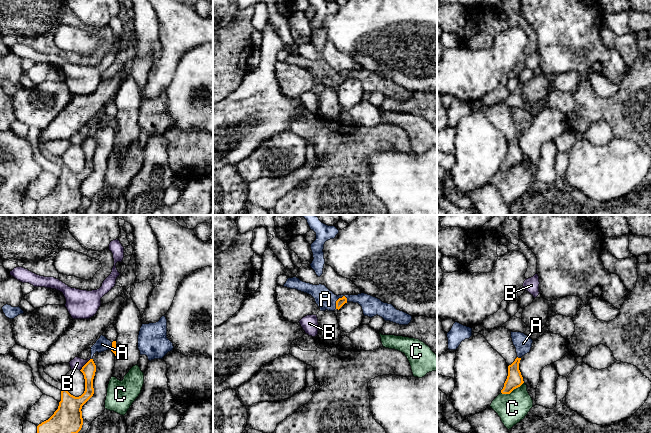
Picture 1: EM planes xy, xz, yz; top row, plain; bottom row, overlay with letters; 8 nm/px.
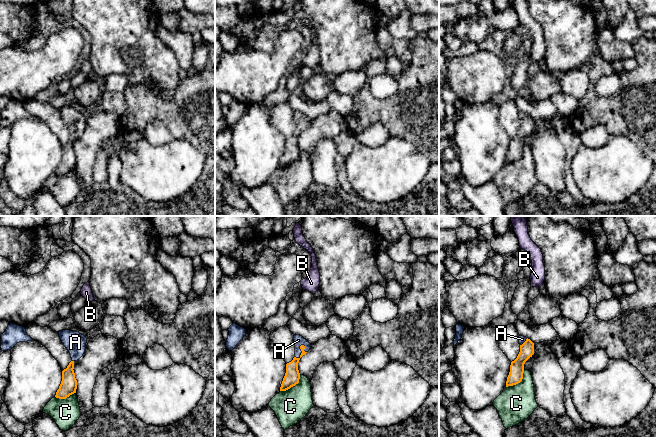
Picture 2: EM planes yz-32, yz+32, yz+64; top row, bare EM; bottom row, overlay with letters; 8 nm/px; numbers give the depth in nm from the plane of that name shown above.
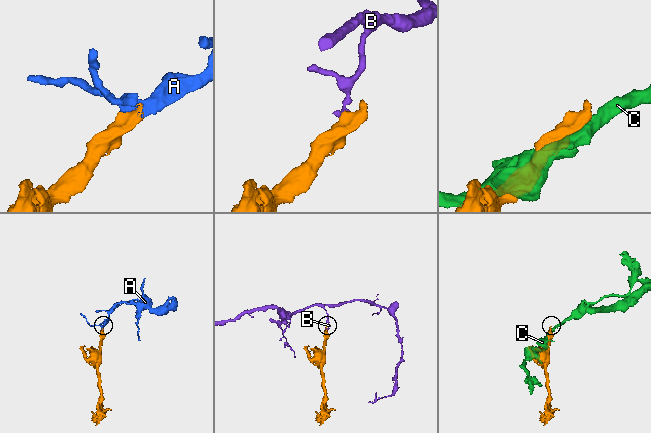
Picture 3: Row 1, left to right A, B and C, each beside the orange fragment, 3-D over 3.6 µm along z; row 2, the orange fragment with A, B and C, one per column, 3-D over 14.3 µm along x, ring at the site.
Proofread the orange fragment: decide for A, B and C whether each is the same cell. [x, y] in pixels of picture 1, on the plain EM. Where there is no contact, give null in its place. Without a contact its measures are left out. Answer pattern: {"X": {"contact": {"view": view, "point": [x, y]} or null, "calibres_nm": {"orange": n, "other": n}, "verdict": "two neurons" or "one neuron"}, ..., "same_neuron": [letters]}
{"A": {"contact": {"view": "xz", "point": [336, 77]}, "calibres_nm": {"orange": 70, "other": 160}, "verdict": "one neuron"}, "B": {"contact": {"view": "xy", "point": [85, 140]}, "calibres_nm": {"orange": 110, "other": 100}, "verdict": "two neurons"}, "C": {"contact": {"view": "yz", "point": [512, 166]}, "calibres_nm": {"orange": 130, "other": 240}, "verdict": "two neurons"}, "same_neuron": ["A"]}

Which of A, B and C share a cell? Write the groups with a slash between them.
A / B / C

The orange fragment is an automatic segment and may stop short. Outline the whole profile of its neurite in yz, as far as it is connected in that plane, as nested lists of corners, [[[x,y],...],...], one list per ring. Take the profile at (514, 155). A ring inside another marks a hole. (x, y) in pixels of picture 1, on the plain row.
[[[511,107],[511,114],[516,124],[517,134],[508,142],[508,152],[501,166],[502,170],[510,170],[514,165],[520,163],[524,159],[519,146],[519,139],[521,133],[530,128],[533,119],[530,113],[521,108]]]

